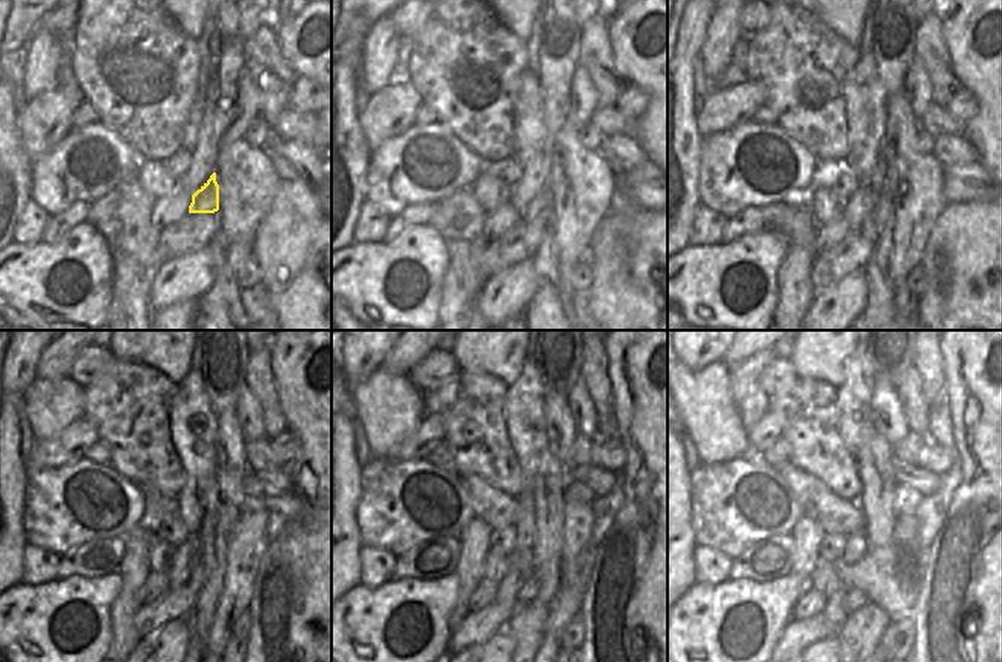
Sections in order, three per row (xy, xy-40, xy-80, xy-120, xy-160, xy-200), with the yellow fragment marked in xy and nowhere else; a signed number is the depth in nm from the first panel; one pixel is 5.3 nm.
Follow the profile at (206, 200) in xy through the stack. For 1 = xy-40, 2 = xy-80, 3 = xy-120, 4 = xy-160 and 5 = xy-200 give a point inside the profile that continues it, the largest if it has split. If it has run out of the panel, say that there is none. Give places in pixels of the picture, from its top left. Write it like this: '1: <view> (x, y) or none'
1: xy-40 (542, 206)
2: xy-80 (869, 224)
3: xy-120 (197, 571)
4: xy-160 (527, 593)
5: xy-200 (855, 599)

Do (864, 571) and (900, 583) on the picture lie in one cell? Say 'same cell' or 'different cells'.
same cell

